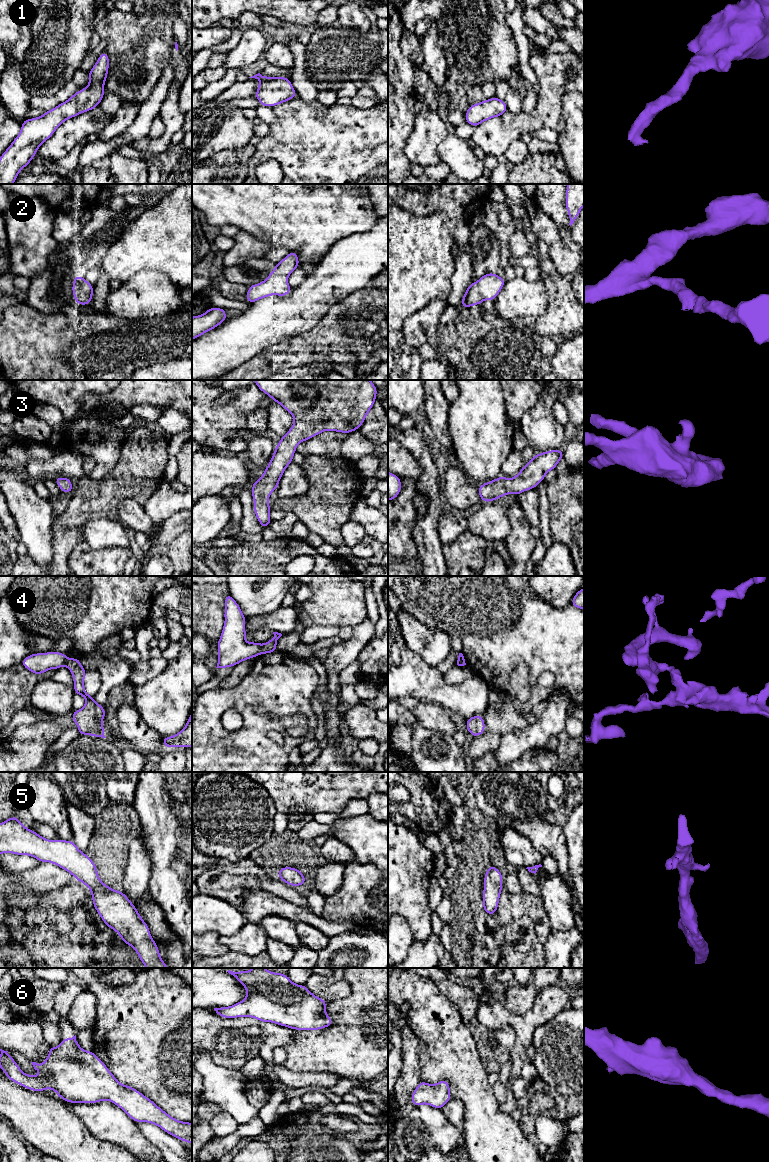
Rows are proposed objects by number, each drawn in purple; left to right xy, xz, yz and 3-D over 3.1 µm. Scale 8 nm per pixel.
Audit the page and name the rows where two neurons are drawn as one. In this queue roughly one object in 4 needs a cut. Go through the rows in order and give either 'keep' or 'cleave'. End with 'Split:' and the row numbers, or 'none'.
1: keep
2: keep
3: keep
4: cleave
5: keep
6: keep
Split: 4

